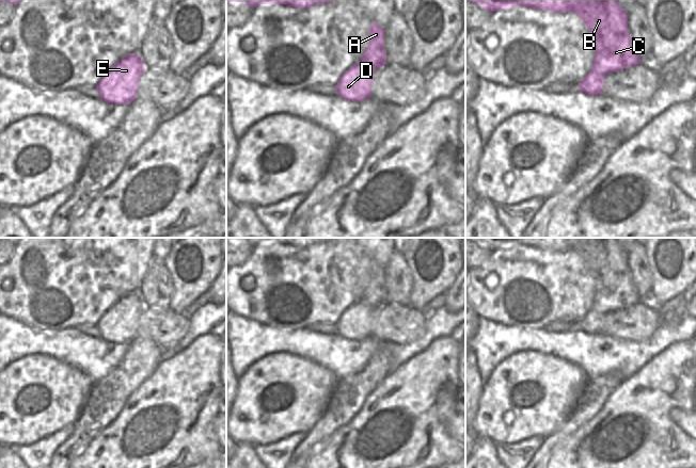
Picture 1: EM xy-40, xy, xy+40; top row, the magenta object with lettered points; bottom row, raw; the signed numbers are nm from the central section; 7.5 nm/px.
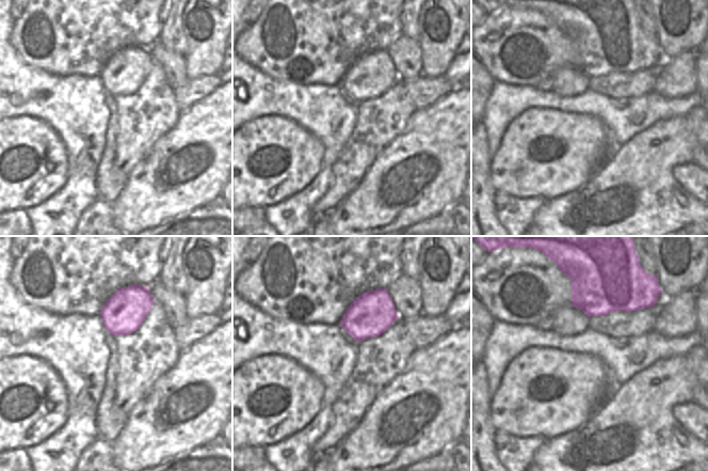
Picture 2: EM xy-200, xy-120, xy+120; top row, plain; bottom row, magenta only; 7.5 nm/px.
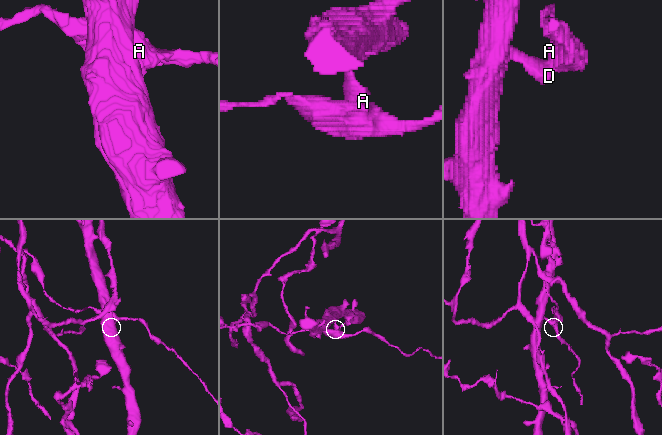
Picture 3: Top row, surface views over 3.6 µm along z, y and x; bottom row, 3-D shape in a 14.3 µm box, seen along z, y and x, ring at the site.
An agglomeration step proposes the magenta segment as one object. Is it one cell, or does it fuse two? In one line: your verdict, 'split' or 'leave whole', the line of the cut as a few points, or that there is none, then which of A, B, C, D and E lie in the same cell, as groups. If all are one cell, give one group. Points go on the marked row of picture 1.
leave whole; no cut; A B C D E

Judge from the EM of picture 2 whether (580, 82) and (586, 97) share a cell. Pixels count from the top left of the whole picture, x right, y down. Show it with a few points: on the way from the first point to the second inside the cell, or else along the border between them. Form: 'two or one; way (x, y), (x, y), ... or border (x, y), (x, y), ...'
two; border (588, 89), (576, 95), (560, 96)

